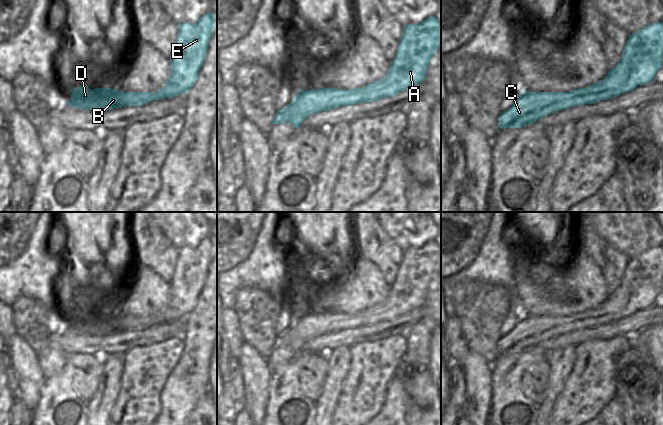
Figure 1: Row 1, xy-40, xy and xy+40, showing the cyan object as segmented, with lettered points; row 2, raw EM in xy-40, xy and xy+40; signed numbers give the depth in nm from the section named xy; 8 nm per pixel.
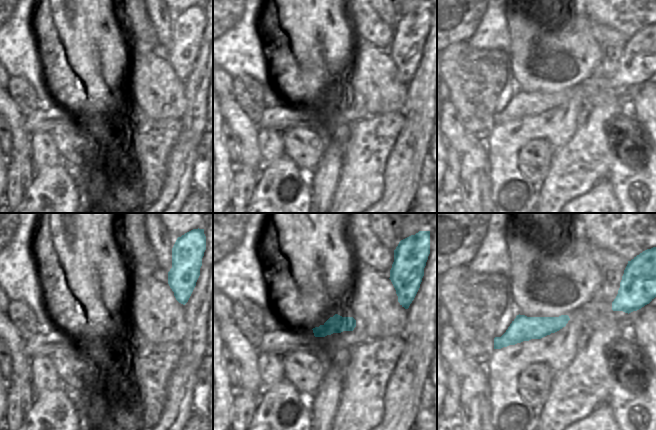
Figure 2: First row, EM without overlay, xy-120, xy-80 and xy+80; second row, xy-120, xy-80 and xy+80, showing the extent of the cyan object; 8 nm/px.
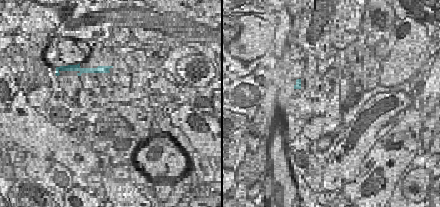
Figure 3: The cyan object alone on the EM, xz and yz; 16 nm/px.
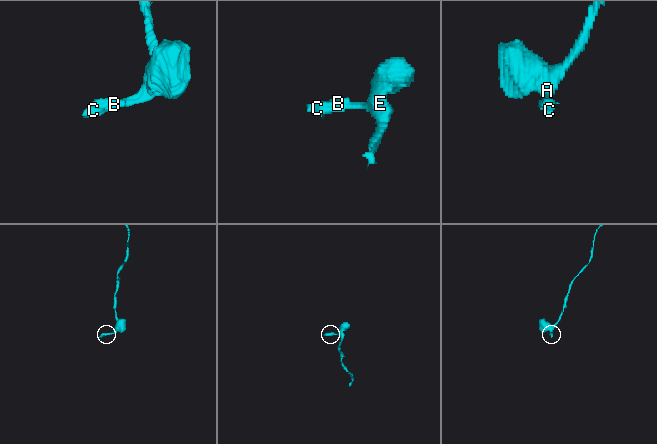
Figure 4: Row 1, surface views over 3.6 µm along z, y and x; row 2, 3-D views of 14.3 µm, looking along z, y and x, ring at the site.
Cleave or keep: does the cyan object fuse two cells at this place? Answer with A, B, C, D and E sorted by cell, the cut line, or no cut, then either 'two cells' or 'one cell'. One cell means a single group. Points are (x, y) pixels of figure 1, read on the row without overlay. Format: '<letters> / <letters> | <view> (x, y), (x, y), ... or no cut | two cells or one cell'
A B C D E | no cut | one cell

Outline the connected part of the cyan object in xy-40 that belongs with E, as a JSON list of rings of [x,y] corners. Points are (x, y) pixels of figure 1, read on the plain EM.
[[[207,236],[195,247],[178,248],[178,259],[170,281],[170,301],[157,316],[123,316],[113,312],[89,313],[82,308],[71,314],[67,330],[105,336],[123,330],[141,330],[153,324],[188,316],[194,309],[208,273],[214,238]]]

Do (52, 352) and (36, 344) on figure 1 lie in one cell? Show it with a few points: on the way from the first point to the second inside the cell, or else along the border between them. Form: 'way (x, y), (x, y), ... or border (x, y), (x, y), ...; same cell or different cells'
border (49, 343), (37, 353); different cells

